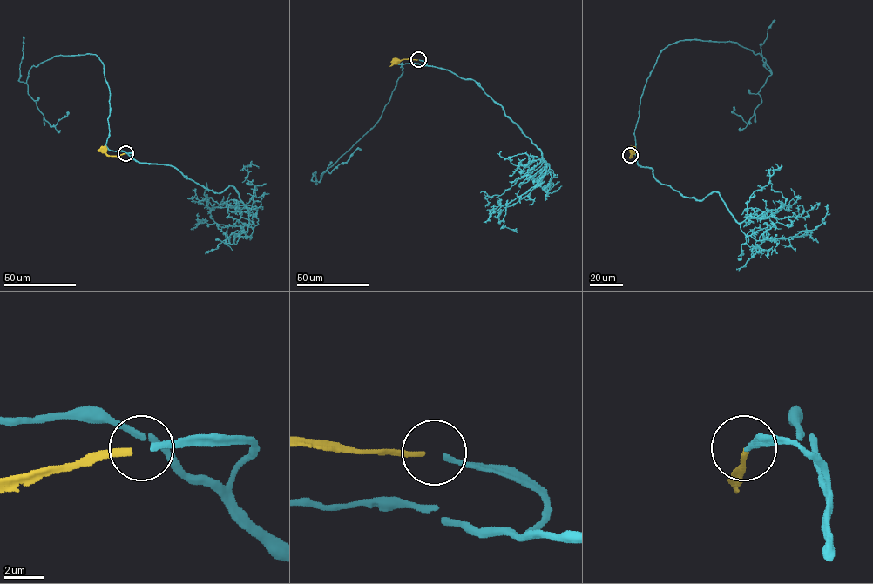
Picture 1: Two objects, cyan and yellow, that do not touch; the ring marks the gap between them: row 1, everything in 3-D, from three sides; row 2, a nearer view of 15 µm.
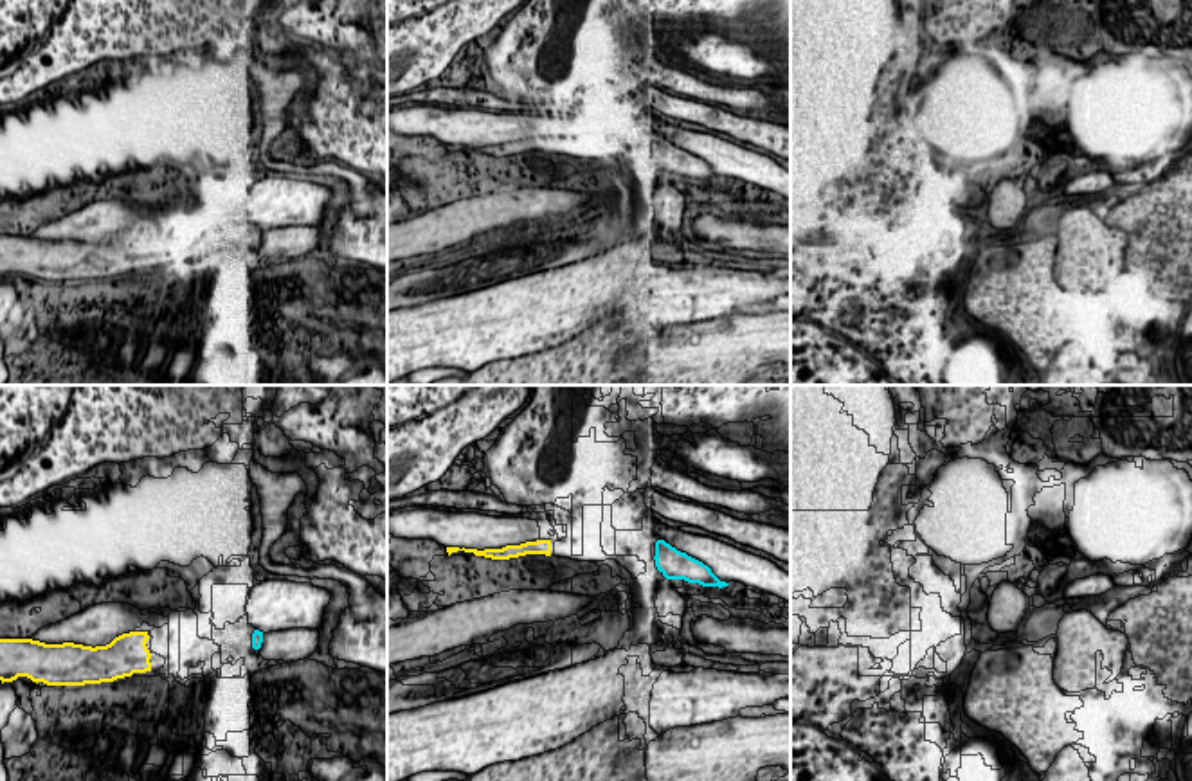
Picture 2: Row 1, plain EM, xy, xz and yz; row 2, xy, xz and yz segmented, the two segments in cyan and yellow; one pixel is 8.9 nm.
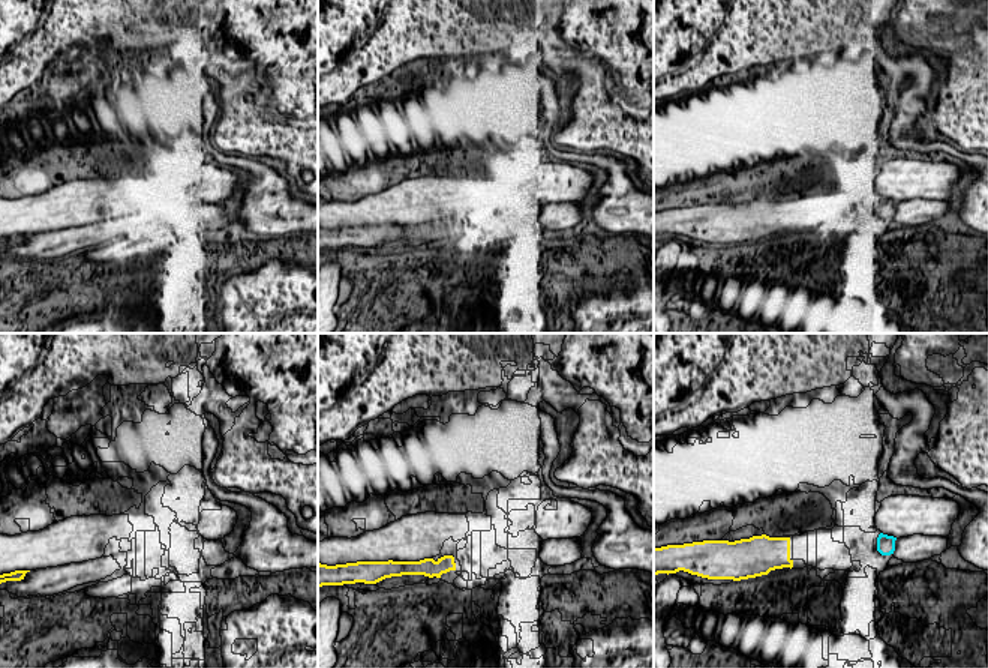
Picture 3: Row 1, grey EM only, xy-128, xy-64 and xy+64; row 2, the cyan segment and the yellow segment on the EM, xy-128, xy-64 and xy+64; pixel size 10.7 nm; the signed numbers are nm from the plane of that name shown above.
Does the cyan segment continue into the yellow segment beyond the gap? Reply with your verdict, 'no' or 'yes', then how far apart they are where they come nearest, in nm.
yes; 900 nm apart

